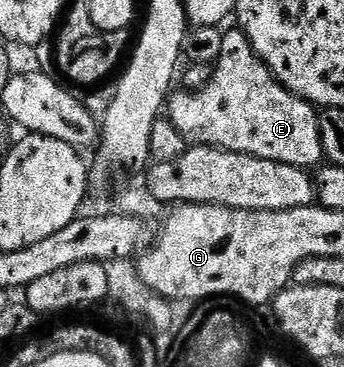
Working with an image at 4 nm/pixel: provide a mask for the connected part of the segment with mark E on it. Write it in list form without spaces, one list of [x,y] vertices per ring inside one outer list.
[[[239,28],[232,29],[225,30],[223,52],[215,63],[213,79],[196,92],[174,93],[167,102],[167,117],[173,121],[186,143],[195,146],[217,146],[221,150],[302,168],[320,167],[325,153],[319,136],[318,107],[298,94],[292,94],[282,82],[278,82],[249,43],[248,36]]]

